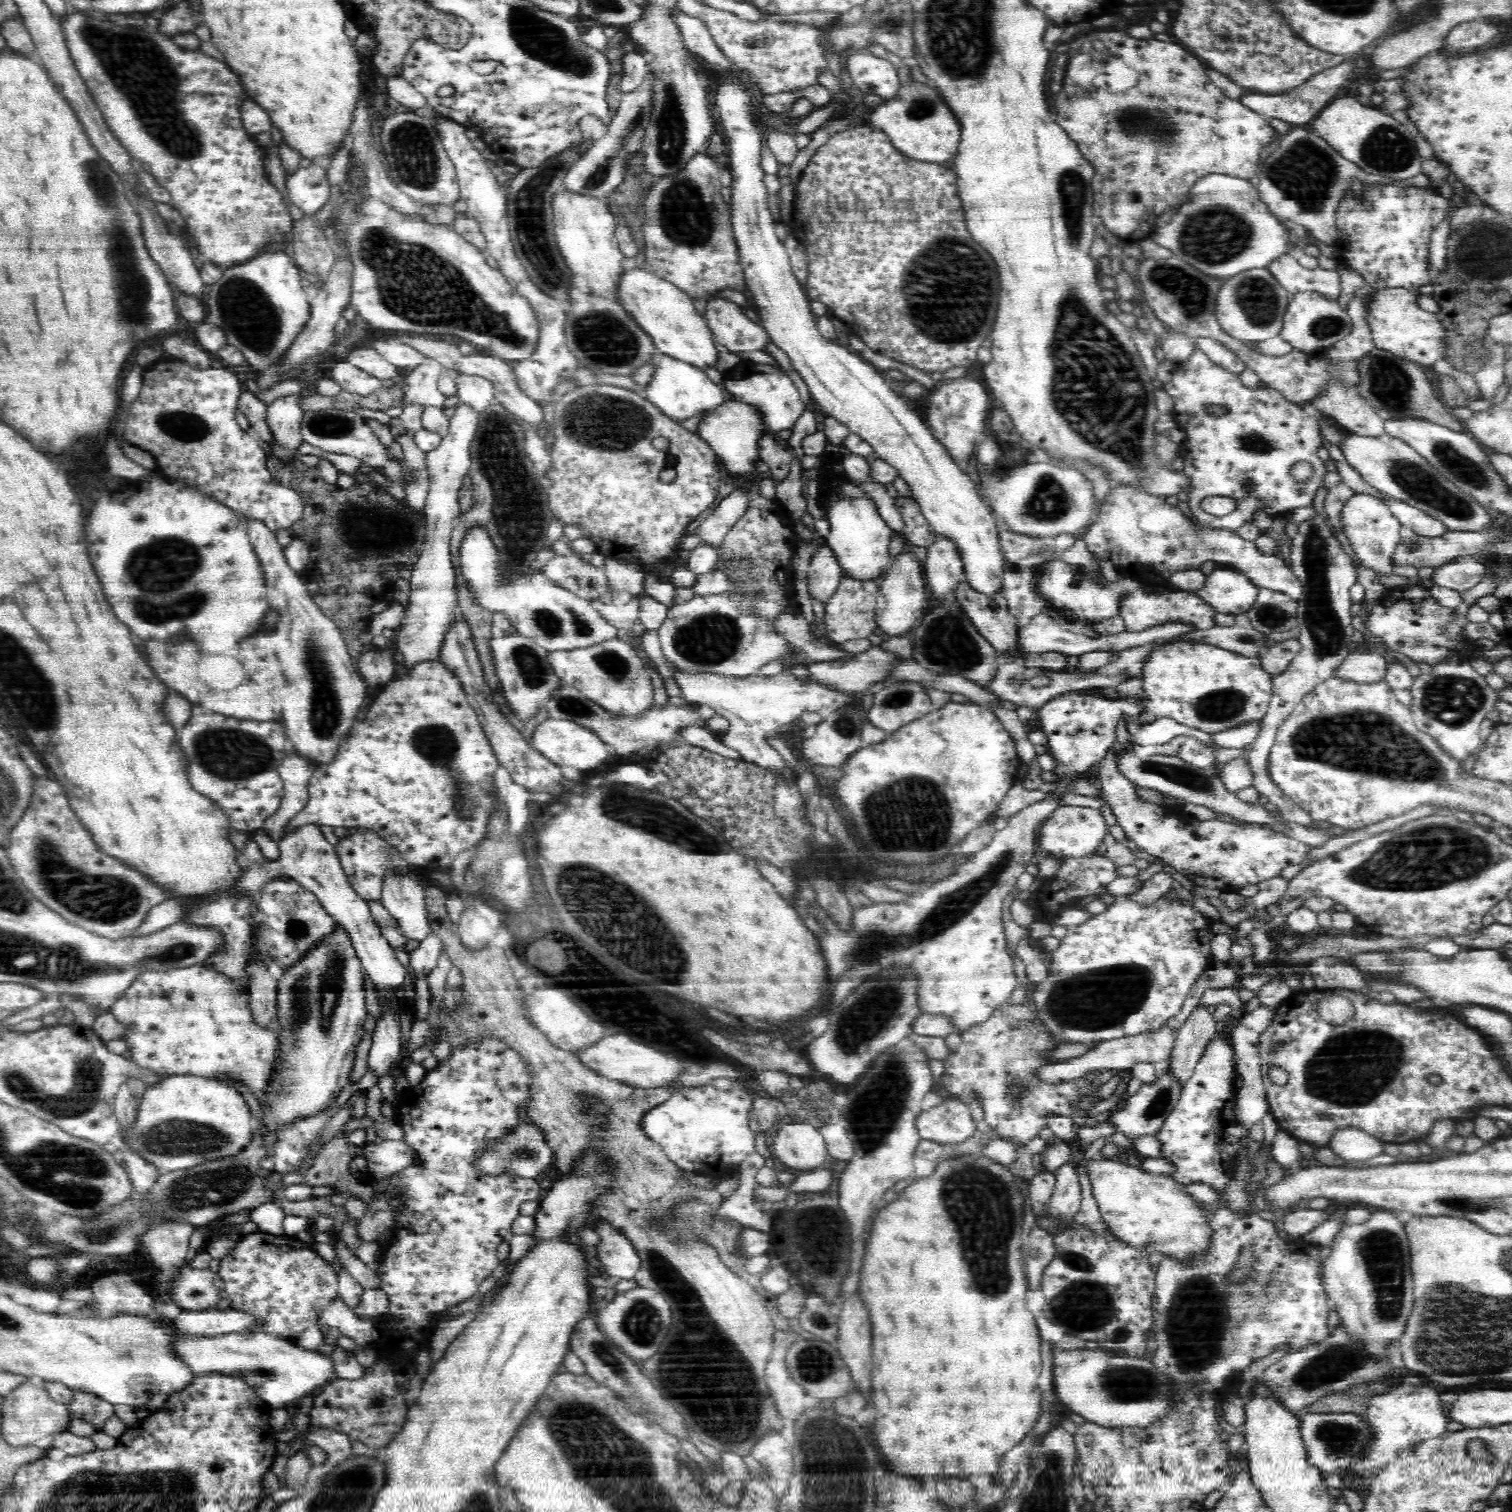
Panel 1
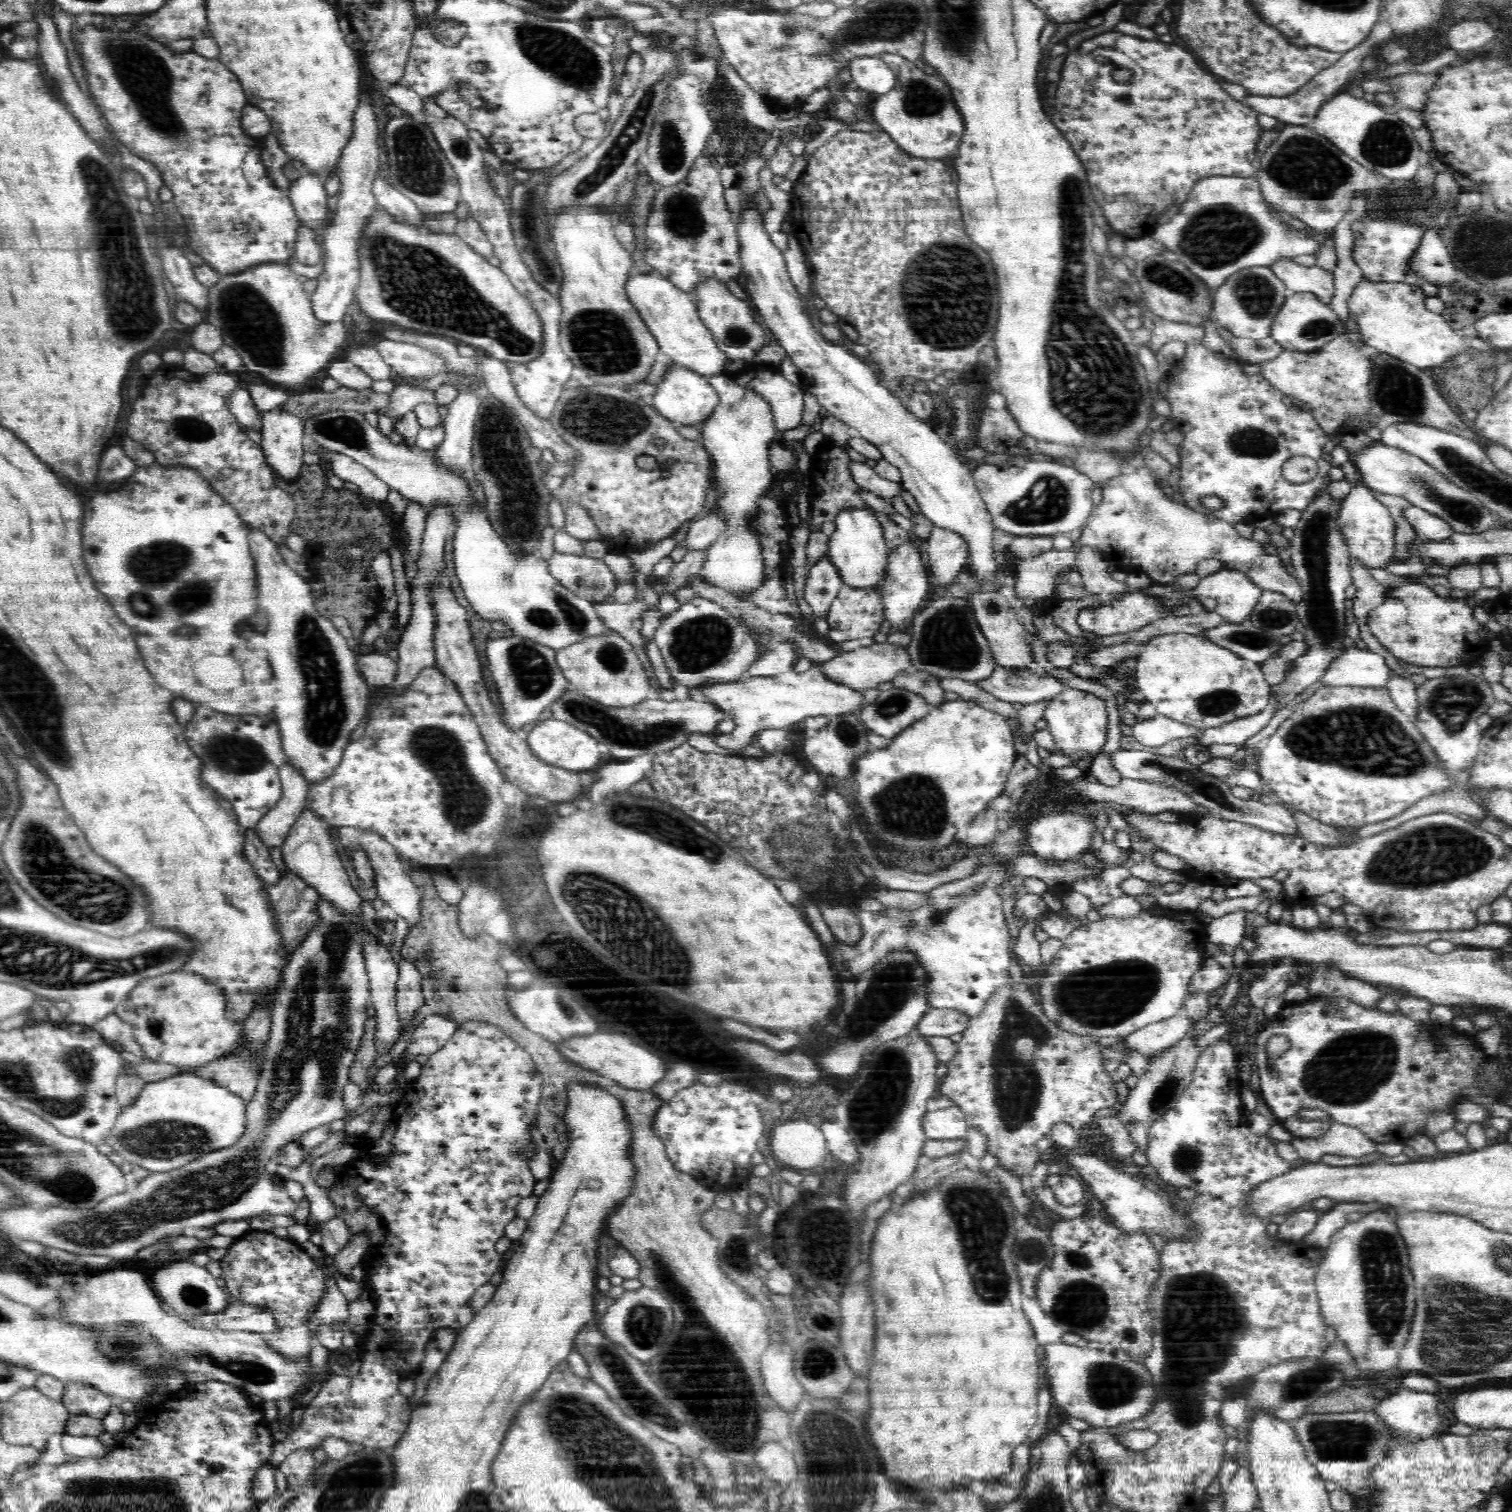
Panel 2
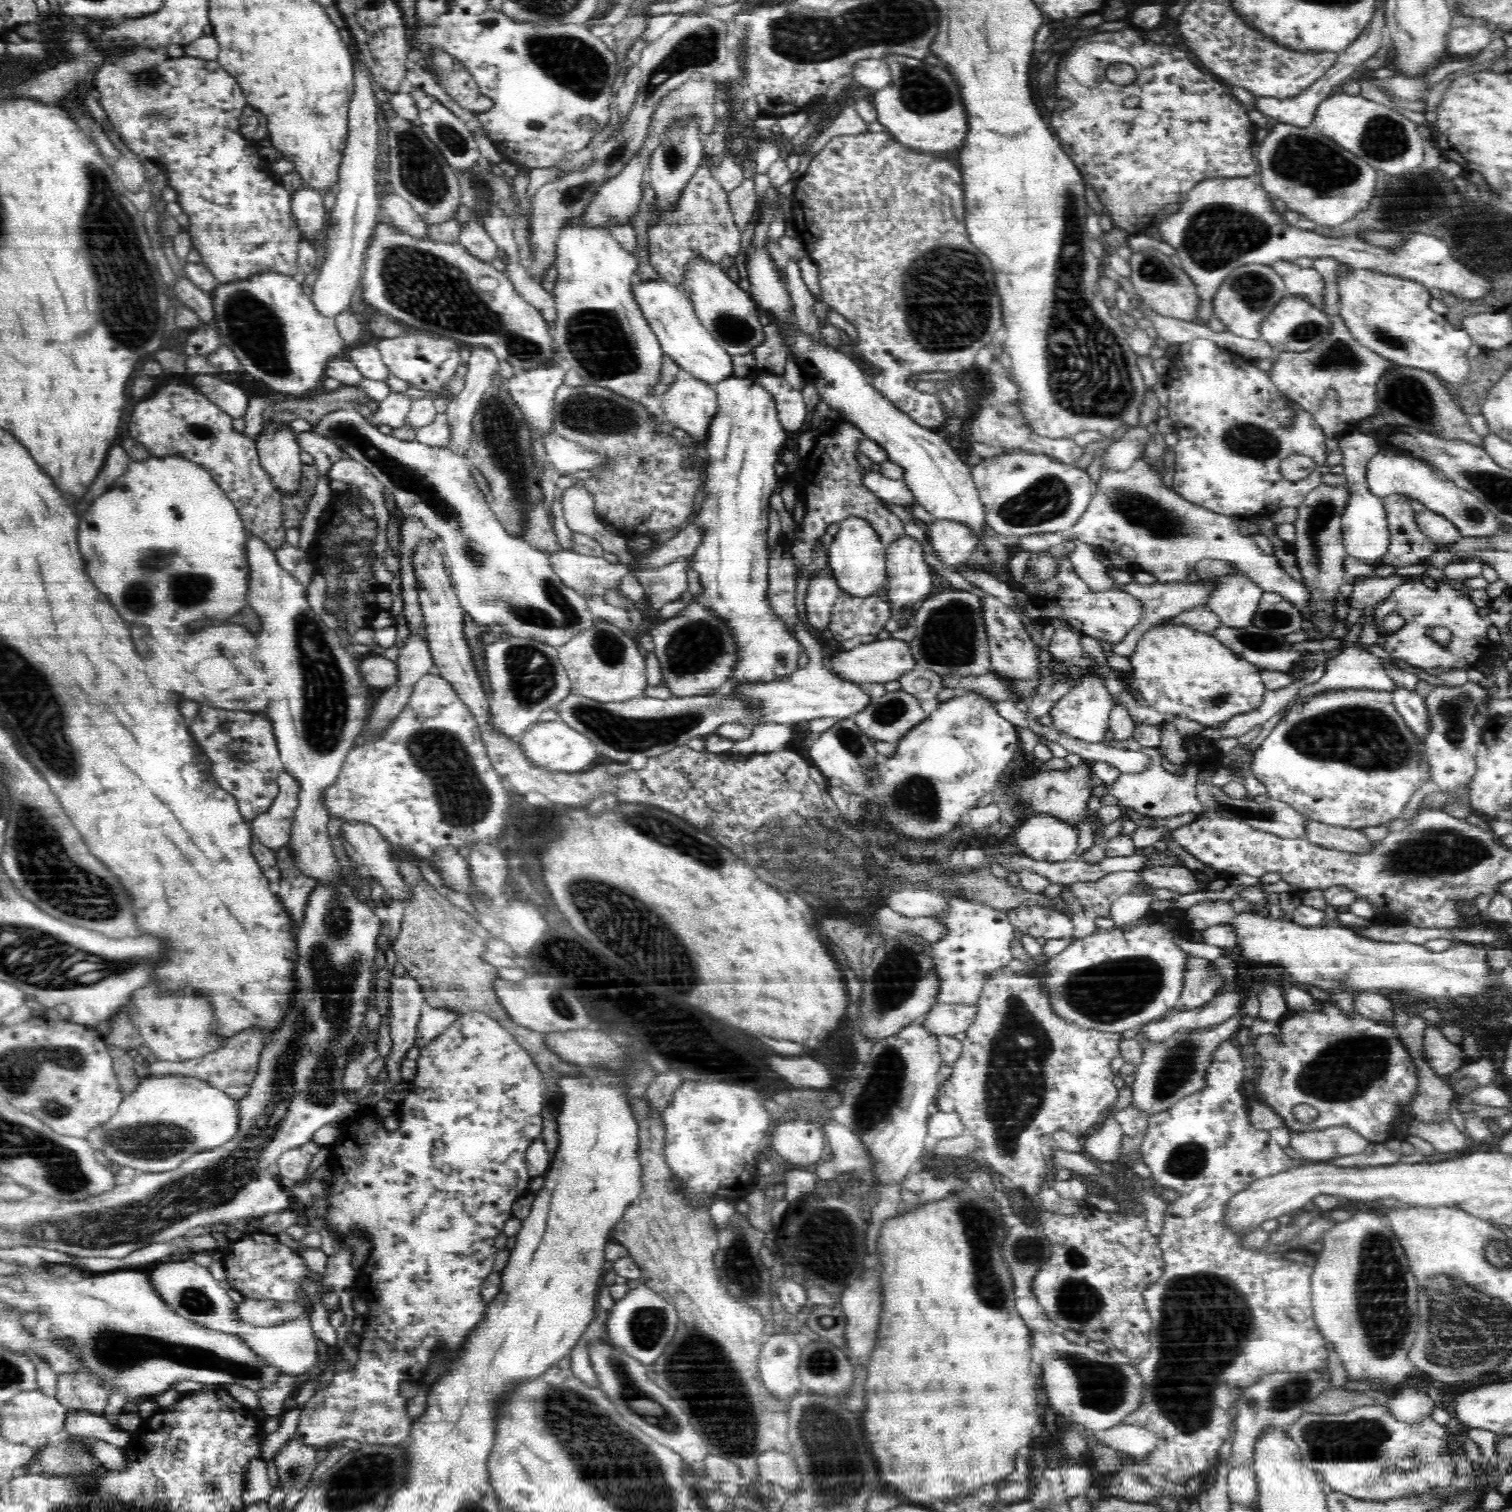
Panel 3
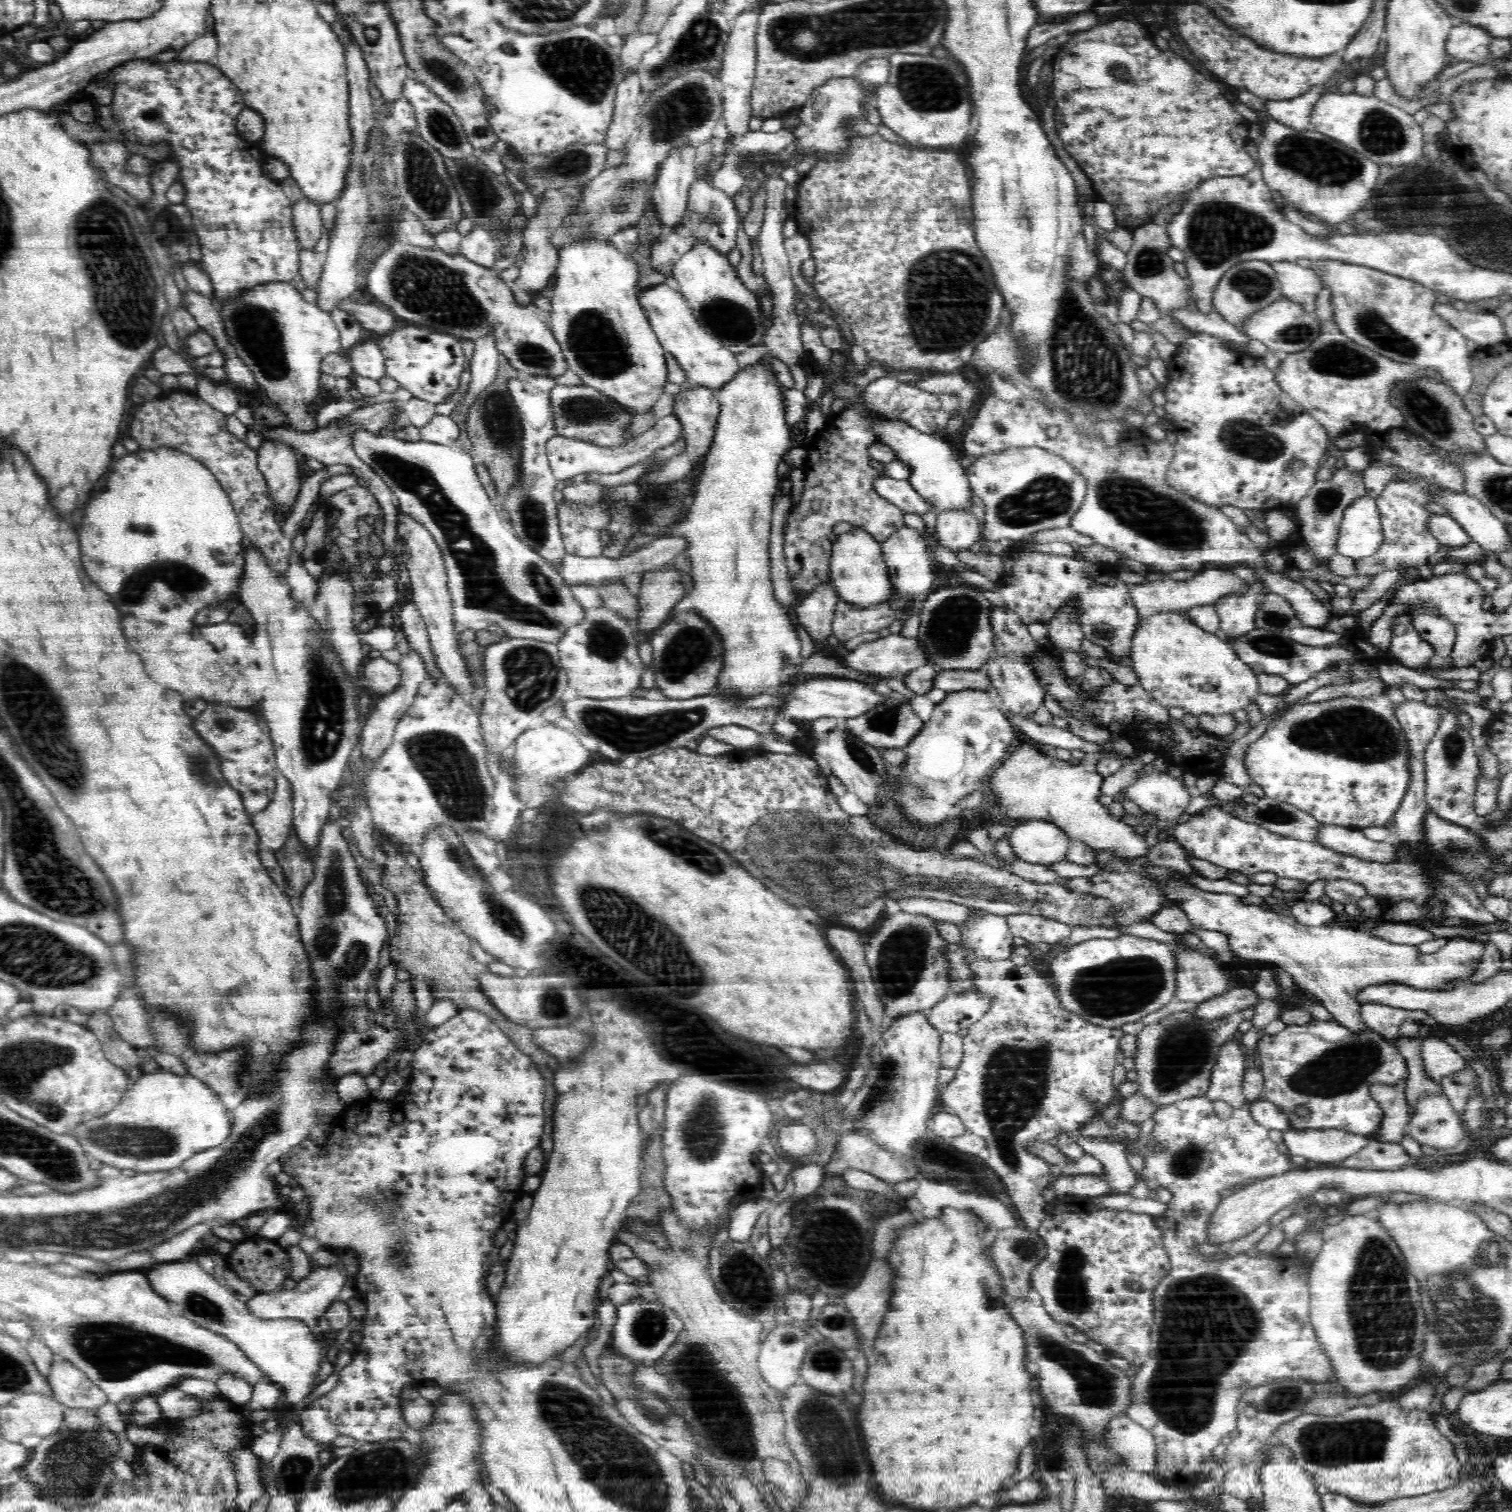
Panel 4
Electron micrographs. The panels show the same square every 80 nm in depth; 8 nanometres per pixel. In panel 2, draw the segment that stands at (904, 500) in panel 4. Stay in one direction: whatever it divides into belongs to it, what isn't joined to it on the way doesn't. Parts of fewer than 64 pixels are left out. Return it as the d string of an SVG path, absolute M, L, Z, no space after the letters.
M852 462L851 474L855 481L864 487L864 490L869 490L886 500L900 495L902 484L878 476L872 467L872 463Z

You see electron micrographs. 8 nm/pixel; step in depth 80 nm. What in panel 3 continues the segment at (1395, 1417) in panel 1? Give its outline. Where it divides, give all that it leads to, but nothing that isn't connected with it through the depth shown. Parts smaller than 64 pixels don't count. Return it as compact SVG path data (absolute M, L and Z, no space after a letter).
M1402 1388L1402 1392L1386 1406L1396 1419L1408 1423L1417 1423L1425 1416L1431 1417L1435 1409L1432 1399L1416 1388Z

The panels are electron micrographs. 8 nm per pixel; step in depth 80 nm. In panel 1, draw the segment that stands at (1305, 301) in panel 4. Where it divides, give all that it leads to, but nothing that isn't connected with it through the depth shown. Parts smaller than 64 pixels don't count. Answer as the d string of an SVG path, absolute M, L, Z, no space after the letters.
M1288 253L1276 257L1267 269L1292 295L1314 292L1324 295L1326 299L1337 300L1342 292L1338 271L1322 269L1317 265L1307 269Z

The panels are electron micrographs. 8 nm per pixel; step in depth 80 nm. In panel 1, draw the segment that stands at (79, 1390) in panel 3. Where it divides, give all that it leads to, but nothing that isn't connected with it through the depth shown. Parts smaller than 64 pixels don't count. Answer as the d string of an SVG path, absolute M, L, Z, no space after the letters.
M79 1390L74 1391L74 1400L68 1404L68 1407L73 1418L85 1420L98 1430L102 1430L106 1420L115 1415L114 1405L106 1402L106 1399Z

